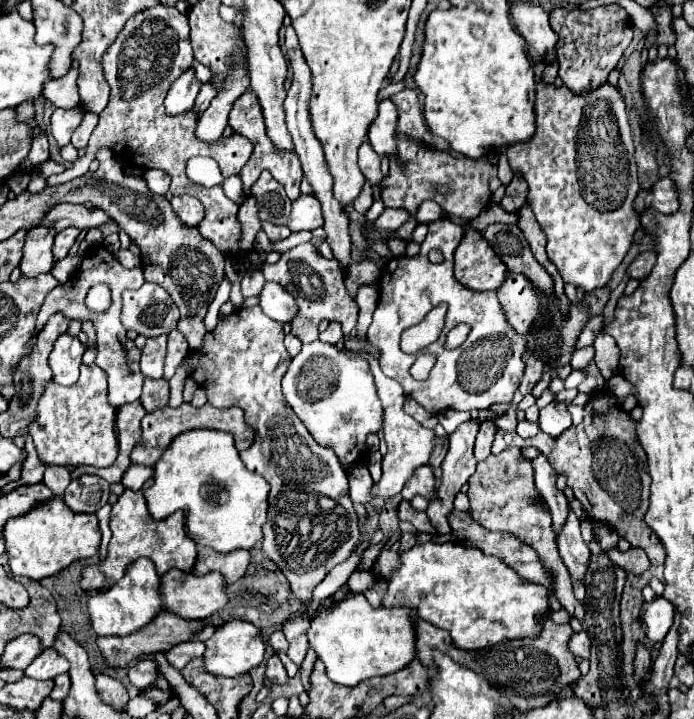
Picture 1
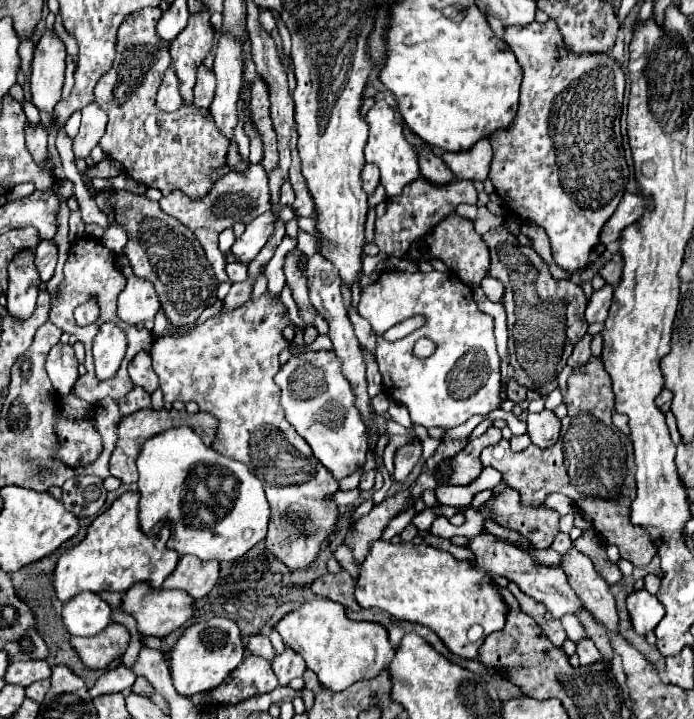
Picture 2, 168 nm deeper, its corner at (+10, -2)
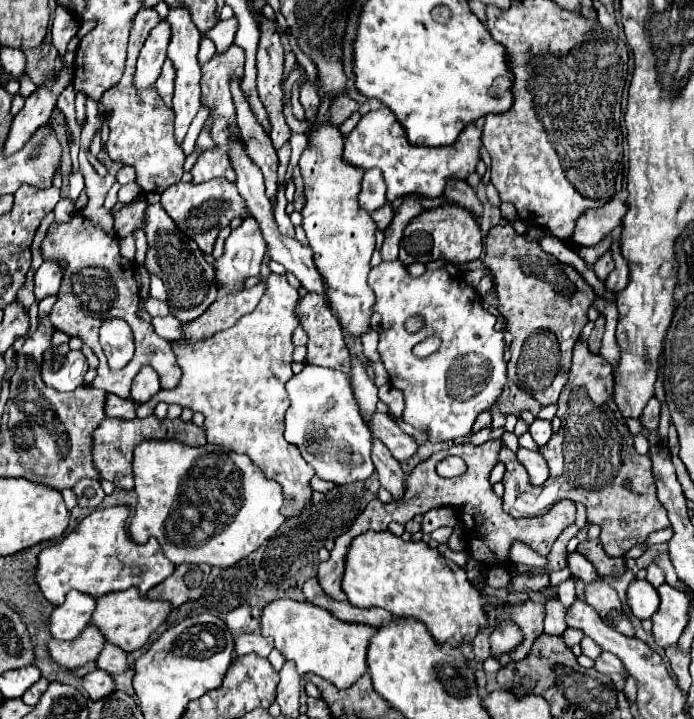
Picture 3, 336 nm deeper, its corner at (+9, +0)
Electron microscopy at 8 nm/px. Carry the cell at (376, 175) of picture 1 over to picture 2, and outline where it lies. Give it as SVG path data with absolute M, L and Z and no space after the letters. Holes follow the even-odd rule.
M366 164L364 172L362 172L362 180L364 180L364 192L366 194L374 194L376 186L380 184L380 170L374 164Z

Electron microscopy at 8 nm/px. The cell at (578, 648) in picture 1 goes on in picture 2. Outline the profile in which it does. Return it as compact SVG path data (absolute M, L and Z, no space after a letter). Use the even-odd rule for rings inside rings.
M592 640L580 642L580 644L578 644L576 654L578 654L578 658L580 658L580 664L582 664L582 666L592 666L592 664L600 662L600 658L602 658L602 654L598 652L598 648L594 646L594 642L592 642Z

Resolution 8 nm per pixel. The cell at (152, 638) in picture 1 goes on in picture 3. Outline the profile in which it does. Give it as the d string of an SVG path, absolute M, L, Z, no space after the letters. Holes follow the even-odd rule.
M89 624L75 640L51 640L47 646L57 664L65 668L79 668L87 662L95 662L95 656L99 656L105 642L103 634Z

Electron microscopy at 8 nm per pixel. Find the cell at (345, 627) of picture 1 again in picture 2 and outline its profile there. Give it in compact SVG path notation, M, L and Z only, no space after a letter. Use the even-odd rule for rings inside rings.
M326 598L300 604L282 616L274 630L282 636L286 648L292 648L306 660L306 666L316 672L322 686L334 692L346 690L352 682L374 678L392 658L392 644L384 626L376 622L352 622L346 618L342 604Z

